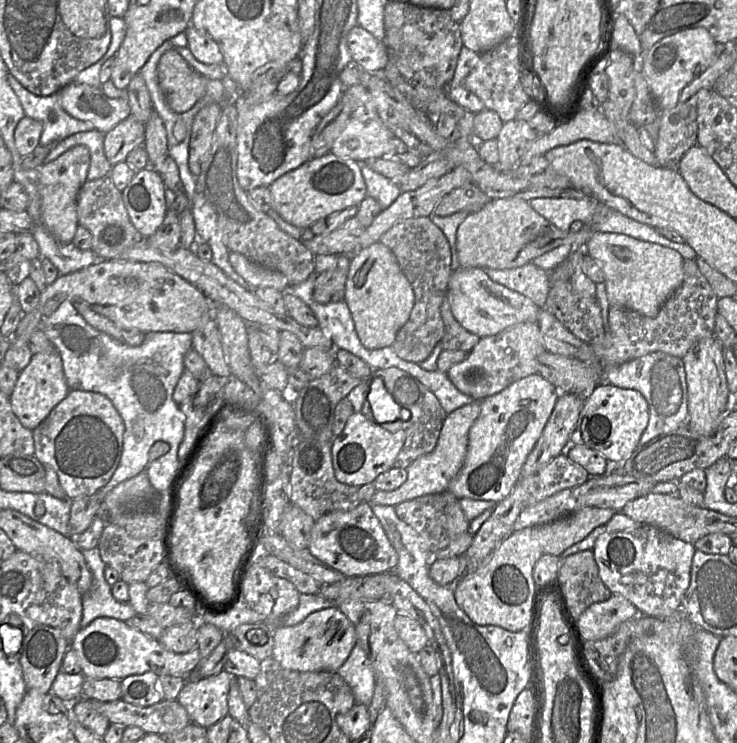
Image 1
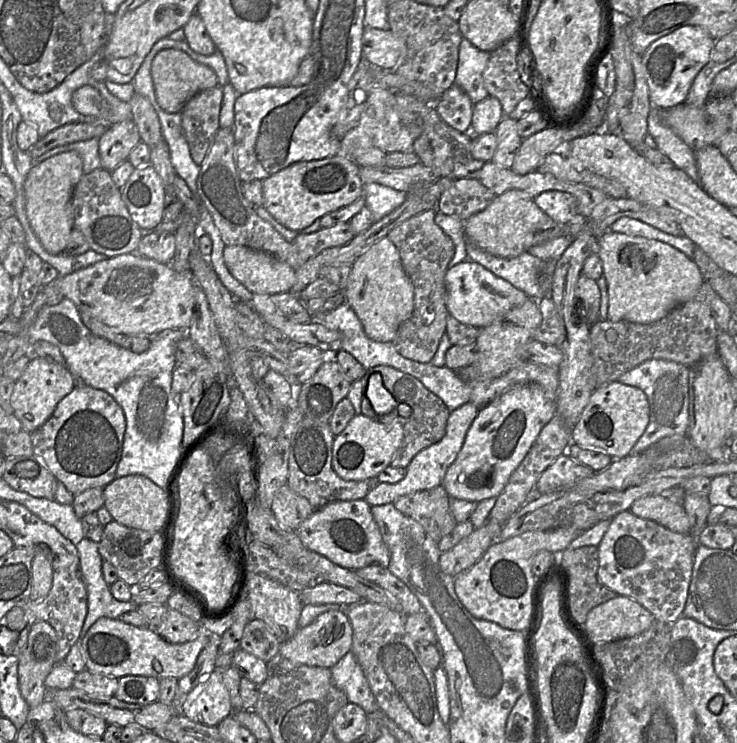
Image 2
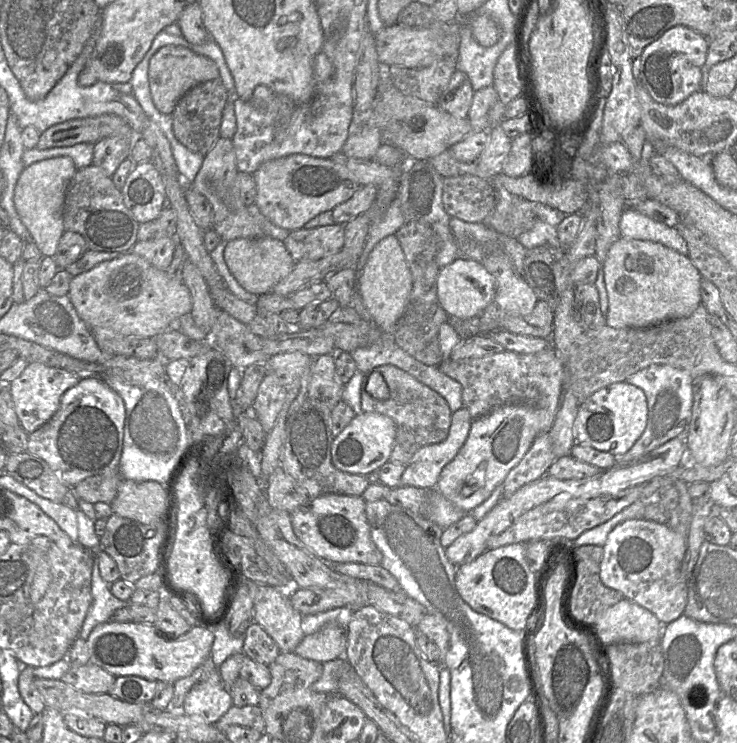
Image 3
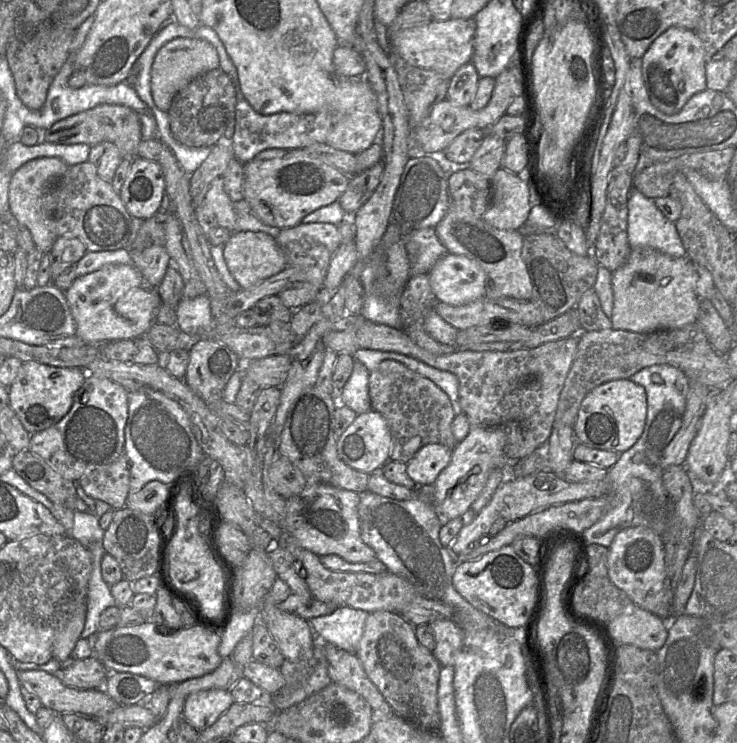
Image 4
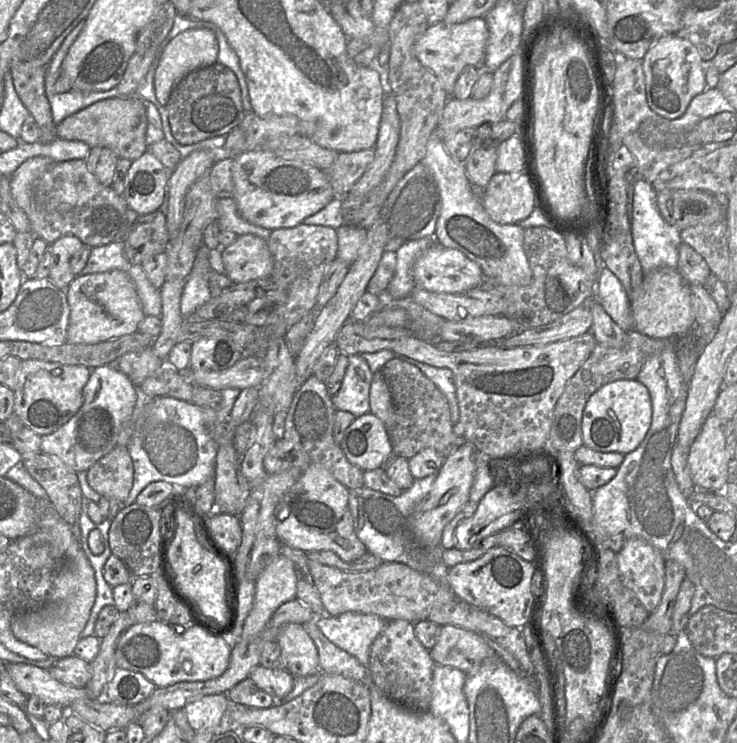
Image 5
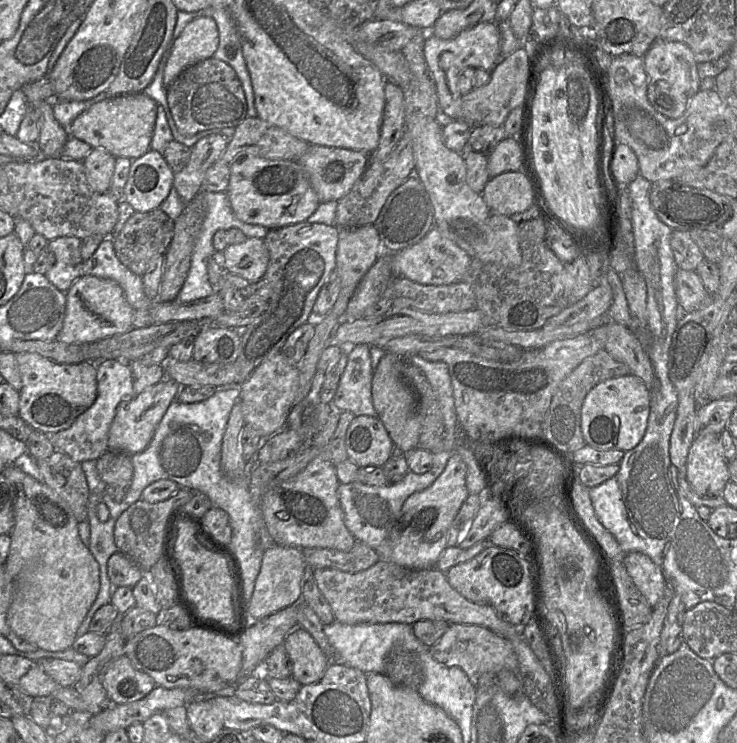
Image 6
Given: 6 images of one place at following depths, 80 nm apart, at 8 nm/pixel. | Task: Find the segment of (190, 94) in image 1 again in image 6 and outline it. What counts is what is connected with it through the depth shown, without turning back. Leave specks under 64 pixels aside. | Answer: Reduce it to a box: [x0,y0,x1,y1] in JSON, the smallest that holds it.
[163,16,219,89]

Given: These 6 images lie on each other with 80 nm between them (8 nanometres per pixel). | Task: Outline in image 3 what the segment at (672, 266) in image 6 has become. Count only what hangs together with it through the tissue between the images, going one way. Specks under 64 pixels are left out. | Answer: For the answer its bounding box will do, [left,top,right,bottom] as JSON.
[619,209,688,256]

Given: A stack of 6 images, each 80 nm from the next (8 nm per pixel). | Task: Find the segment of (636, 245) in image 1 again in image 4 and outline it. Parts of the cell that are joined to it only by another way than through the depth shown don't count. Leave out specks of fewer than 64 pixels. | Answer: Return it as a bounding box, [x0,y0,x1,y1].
[611,249,699,333]

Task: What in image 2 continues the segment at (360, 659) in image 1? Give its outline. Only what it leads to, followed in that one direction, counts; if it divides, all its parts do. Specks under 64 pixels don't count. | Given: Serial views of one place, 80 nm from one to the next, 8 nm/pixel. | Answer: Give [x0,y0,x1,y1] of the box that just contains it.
[330,651,381,714]

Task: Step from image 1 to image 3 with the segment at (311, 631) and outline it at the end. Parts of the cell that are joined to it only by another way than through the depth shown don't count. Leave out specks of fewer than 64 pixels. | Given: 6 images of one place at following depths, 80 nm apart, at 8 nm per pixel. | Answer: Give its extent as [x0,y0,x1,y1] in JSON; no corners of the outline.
[294,623,347,663]

